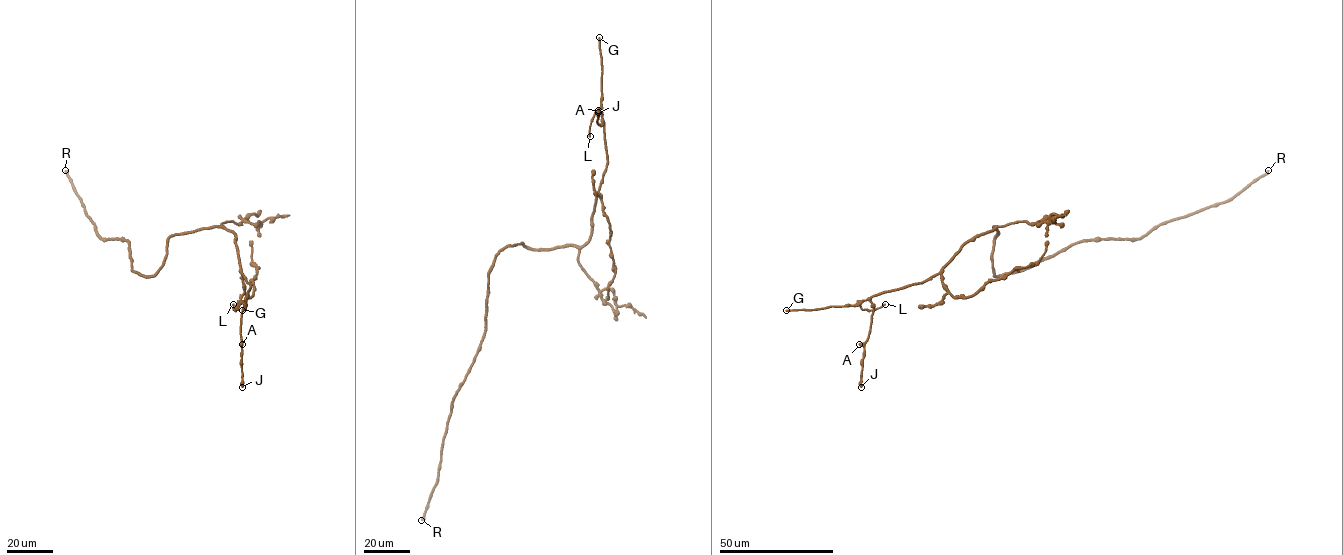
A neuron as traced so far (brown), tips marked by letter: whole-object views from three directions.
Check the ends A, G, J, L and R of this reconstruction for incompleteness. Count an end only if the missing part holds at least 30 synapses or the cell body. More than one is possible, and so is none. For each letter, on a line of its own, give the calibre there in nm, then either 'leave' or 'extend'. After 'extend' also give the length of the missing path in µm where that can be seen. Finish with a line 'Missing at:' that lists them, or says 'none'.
A: 600 nm | leave
G: 260 nm | extend | 140 µm
J: 440 nm | leave
L: 150 nm | leave
R: 340 nm | leave
Missing at: G

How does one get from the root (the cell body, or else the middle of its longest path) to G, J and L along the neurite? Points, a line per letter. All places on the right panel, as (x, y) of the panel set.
G: (993, 268), (994, 227), (969, 239), (939, 272), (920, 283), (854, 305), (786, 310)
J: (993, 268), (993, 239), (997, 235), (994, 227), (969, 239), (937, 273), (920, 283), (873, 295), (861, 387)
L: (993, 268), (993, 239), (997, 235), (994, 227), (969, 239), (937, 273), (859, 303), (868, 310), (885, 304)

